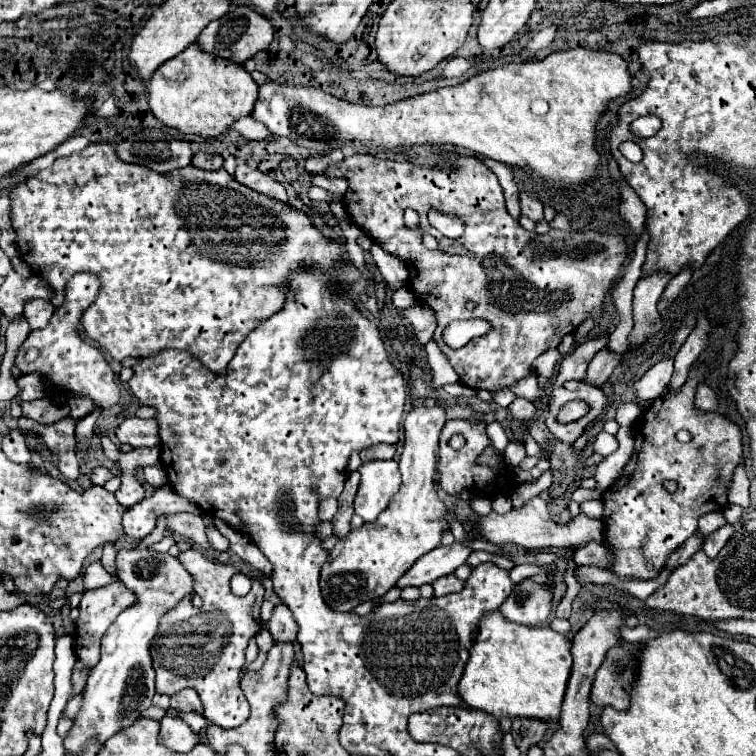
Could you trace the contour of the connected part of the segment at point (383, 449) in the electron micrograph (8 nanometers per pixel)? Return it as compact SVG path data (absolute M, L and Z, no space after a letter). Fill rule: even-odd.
M375 445L365 451L361 451L361 461L379 461L379 459L393 459L395 455L395 445Z

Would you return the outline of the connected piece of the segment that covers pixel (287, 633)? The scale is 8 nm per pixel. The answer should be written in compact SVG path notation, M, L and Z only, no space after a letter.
M279 605L273 611L273 617L269 621L269 631L273 635L275 643L295 643L297 641L297 623L287 609L287 605Z

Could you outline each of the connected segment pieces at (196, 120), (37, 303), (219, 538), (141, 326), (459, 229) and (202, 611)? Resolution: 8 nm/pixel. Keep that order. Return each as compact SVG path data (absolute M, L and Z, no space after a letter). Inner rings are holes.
M195 43L165 61L149 79L149 107L167 127L205 139L225 133L233 121L247 117L257 101L257 83L237 63L203 53Z
M45 299L27 301L25 303L25 319L27 319L31 331L33 329L43 329L49 323L53 311L55 311L55 307L49 301L45 301Z
M209 525L209 527L205 529L205 533L207 533L207 539L209 539L209 543L211 543L213 549L219 549L219 551L227 551L227 549L229 549L227 537L223 537L223 535L217 531L215 525Z
M95 143L85 147L79 153L73 153L67 159L57 159L51 169L39 171L35 177L29 177L25 183L17 185L11 193L11 227L17 233L17 245L19 245L19 257L31 267L31 271L43 279L47 279L47 285L53 291L51 303L63 303L63 289L67 279L71 279L75 273L81 271L89 271L93 275L97 275L101 279L101 291L99 297L95 299L95 303L87 309L87 313L83 313L81 317L81 325L83 331L89 339L97 341L103 349L107 349L111 353L113 359L121 361L125 357L147 357L151 353L157 353L159 349L183 349L189 351L193 357L201 359L203 365L207 365L213 373L223 375L227 369L227 363L233 359L237 345L249 335L251 329L255 329L261 321L269 319L273 313L277 313L283 307L285 301L285 291L279 287L291 273L295 273L295 269L305 263L315 267L317 271L329 273L329 275L337 275L335 263L341 259L341 247L329 239L325 239L321 235L319 229L311 227L311 221L305 213L279 203L279 209L271 209L271 199L265 195L257 193L257 205L249 205L249 201L241 199L241 191L239 191L239 183L227 175L225 169L219 171L203 171L203 169L195 169L191 165L183 167L183 169L175 169L171 173L155 173L151 169L143 169L143 165L131 165L125 163L121 159L115 157L113 153L113 145L103 145L103 143ZM163 205L167 205L167 211L229 211L229 213L163 213Z
M429 211L429 225L435 227L439 233L443 233L449 239L459 239L463 235L463 223L455 215L445 215L439 211Z
M189 549L177 555L183 567L195 577L195 593L201 605L193 605L189 597L183 603L167 611L159 619L159 629L151 641L151 657L155 665L155 685L159 693L173 695L185 687L197 689L201 703L205 707L205 719L223 729L239 727L249 717L247 699L239 687L239 673L245 661L245 649L251 637L261 629L261 619L257 621L263 603L263 585L253 579L253 587L245 597L235 597L231 593L229 581L239 573L233 565L219 565L207 559L201 551Z

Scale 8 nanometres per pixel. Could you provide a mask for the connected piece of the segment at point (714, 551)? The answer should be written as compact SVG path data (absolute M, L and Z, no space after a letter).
M725 525L725 527L721 527L719 531L715 531L713 535L709 535L709 537L705 539L703 551L707 553L709 559L715 559L715 557L719 555L719 551L723 549L723 545L727 545L731 533L733 533L733 527L731 527L731 525Z

